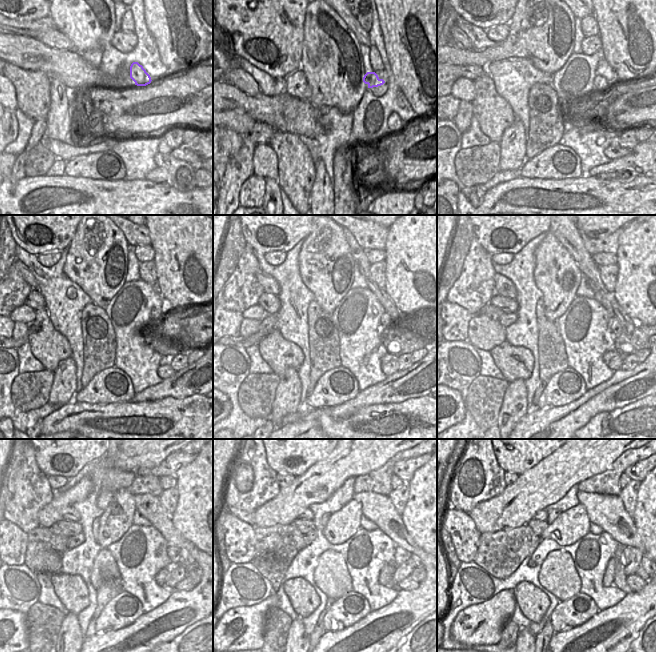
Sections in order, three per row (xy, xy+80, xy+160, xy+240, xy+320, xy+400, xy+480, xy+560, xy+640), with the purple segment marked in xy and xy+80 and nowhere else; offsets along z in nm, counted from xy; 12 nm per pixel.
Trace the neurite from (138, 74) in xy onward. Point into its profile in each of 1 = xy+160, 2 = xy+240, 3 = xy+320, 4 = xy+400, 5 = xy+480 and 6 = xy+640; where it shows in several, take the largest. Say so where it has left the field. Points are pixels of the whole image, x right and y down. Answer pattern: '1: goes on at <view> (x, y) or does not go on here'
1: goes on at xy+160 (601, 85)
2: goes on at xy+240 (157, 315)
3: goes on at xy+320 (385, 321)
4: goes on at xy+400 (616, 328)
5: goes on at xy+480 (173, 552)
6: goes on at xy+640 (626, 551)

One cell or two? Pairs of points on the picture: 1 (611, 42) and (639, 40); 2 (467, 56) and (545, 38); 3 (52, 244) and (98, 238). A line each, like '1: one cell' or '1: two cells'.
1: one cell
2: one cell
3: two cells

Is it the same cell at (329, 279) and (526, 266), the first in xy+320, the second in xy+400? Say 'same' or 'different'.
different

